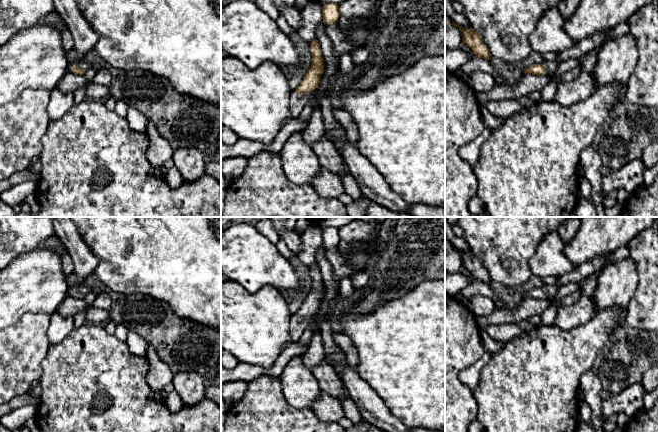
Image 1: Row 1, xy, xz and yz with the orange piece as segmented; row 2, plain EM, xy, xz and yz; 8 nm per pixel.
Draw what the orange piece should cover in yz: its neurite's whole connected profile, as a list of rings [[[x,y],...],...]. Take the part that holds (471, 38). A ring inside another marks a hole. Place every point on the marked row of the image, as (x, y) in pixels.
[[[452,21],[452,27],[453,26],[461,30],[463,36],[462,43],[469,47],[474,55],[488,61],[492,58],[487,45],[483,42],[481,35],[477,31],[472,27],[469,29],[461,27]]]

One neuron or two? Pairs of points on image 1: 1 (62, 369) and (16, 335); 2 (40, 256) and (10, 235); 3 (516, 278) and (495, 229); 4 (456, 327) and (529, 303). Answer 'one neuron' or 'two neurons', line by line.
1: two neurons
2: two neurons
3: one neuron
4: two neurons

